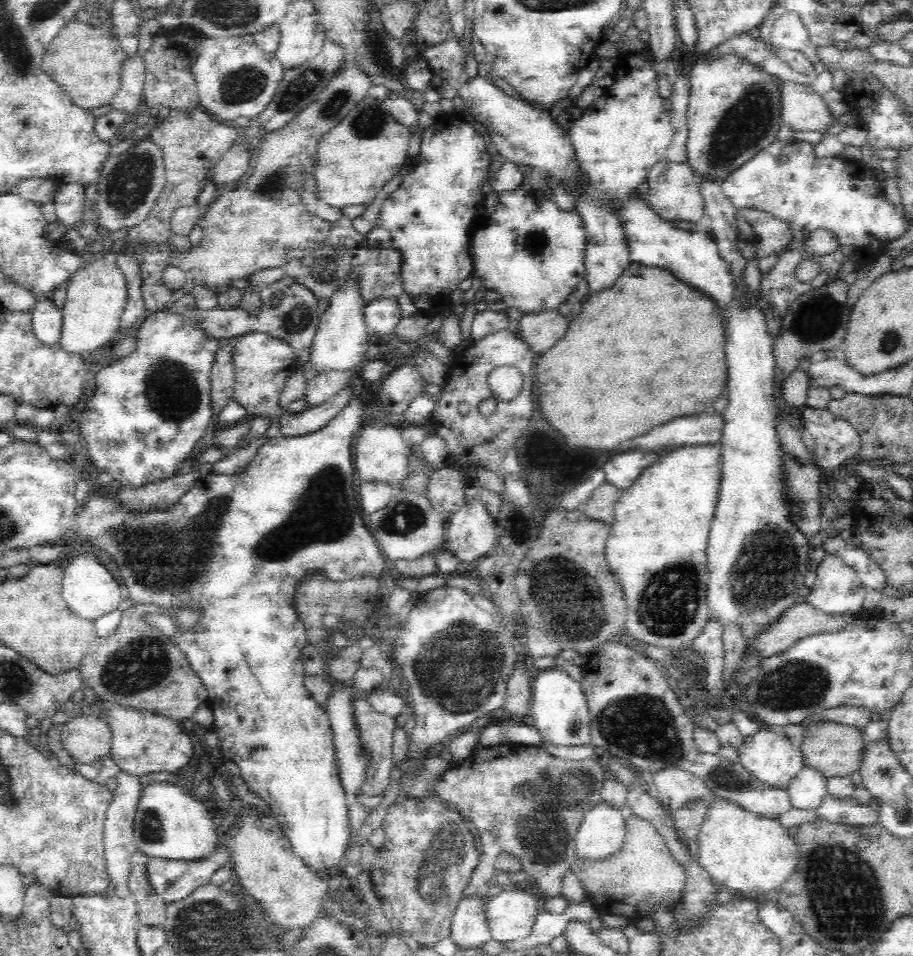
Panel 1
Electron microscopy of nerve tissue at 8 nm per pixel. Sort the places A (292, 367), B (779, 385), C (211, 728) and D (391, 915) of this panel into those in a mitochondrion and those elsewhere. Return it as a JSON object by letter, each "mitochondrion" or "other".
{"A":"other","B":"other","C":"other","D":"other"}

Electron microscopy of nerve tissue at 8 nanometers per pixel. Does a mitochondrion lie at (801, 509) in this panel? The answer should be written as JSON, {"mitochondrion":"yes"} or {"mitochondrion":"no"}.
{"mitochondrion":"yes"}

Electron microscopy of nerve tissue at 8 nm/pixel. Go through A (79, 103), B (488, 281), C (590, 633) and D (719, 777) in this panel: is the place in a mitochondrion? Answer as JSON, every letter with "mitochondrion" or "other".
{"A":"other","B":"other","C":"other","D":"mitochondrion"}

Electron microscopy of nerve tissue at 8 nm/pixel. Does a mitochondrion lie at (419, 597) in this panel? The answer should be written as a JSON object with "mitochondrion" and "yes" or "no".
{"mitochondrion":"no"}

